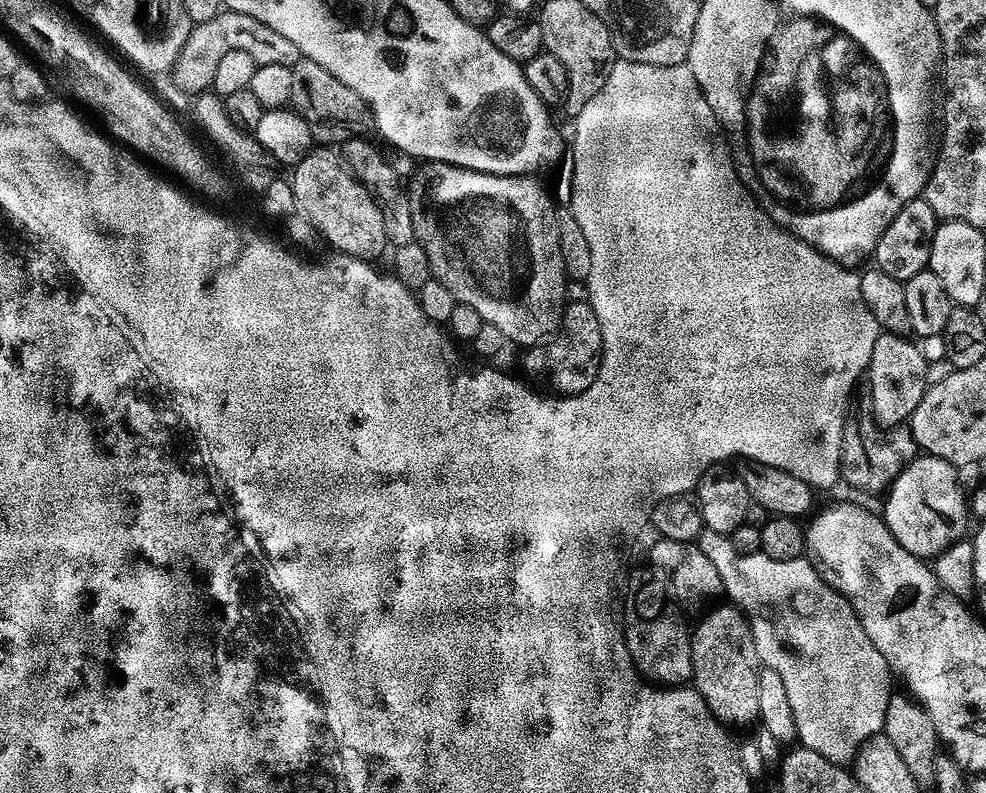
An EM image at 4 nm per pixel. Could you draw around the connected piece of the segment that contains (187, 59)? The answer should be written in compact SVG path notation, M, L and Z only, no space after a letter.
M221 10L210 22L202 22L191 29L193 32L184 40L180 53L176 56L176 65L170 71L170 79L187 94L199 94L209 87L214 78L214 66L222 54L229 50L246 50L250 58L254 58L257 66L262 64L281 64L291 68L297 60L301 59L298 46L290 42L290 38L282 38L278 30L270 30L258 18L250 18L250 14L238 14Z

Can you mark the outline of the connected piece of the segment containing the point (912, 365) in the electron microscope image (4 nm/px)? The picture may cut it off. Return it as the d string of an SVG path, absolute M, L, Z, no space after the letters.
M881 331L874 342L874 354L870 354L866 369L868 396L872 399L870 415L883 429L889 430L911 421L918 402L922 402L924 389L930 383L928 364L908 339L907 335L899 332Z

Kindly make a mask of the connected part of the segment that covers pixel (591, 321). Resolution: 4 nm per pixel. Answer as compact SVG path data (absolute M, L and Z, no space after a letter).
M587 302L569 303L556 335L523 353L523 375L534 382L552 384L552 388L560 388L560 392L576 392L576 388L595 382L603 350L602 326L598 322L596 309Z

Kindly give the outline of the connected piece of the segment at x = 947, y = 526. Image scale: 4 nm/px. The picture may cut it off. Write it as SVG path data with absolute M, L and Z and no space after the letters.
M920 454L892 479L883 497L882 519L906 552L921 558L935 558L969 531L970 504L966 492L964 496L960 489L960 476L956 472L959 472L957 465L937 456Z

